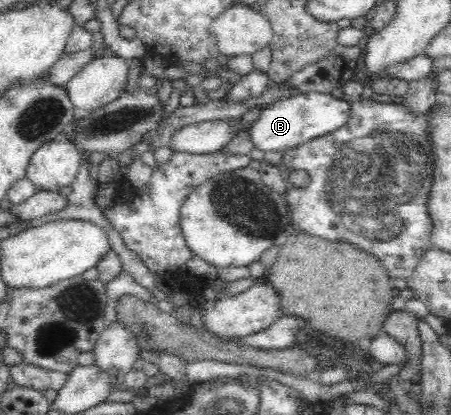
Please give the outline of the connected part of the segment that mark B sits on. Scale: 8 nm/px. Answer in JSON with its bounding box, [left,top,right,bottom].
[229,92,350,151]

